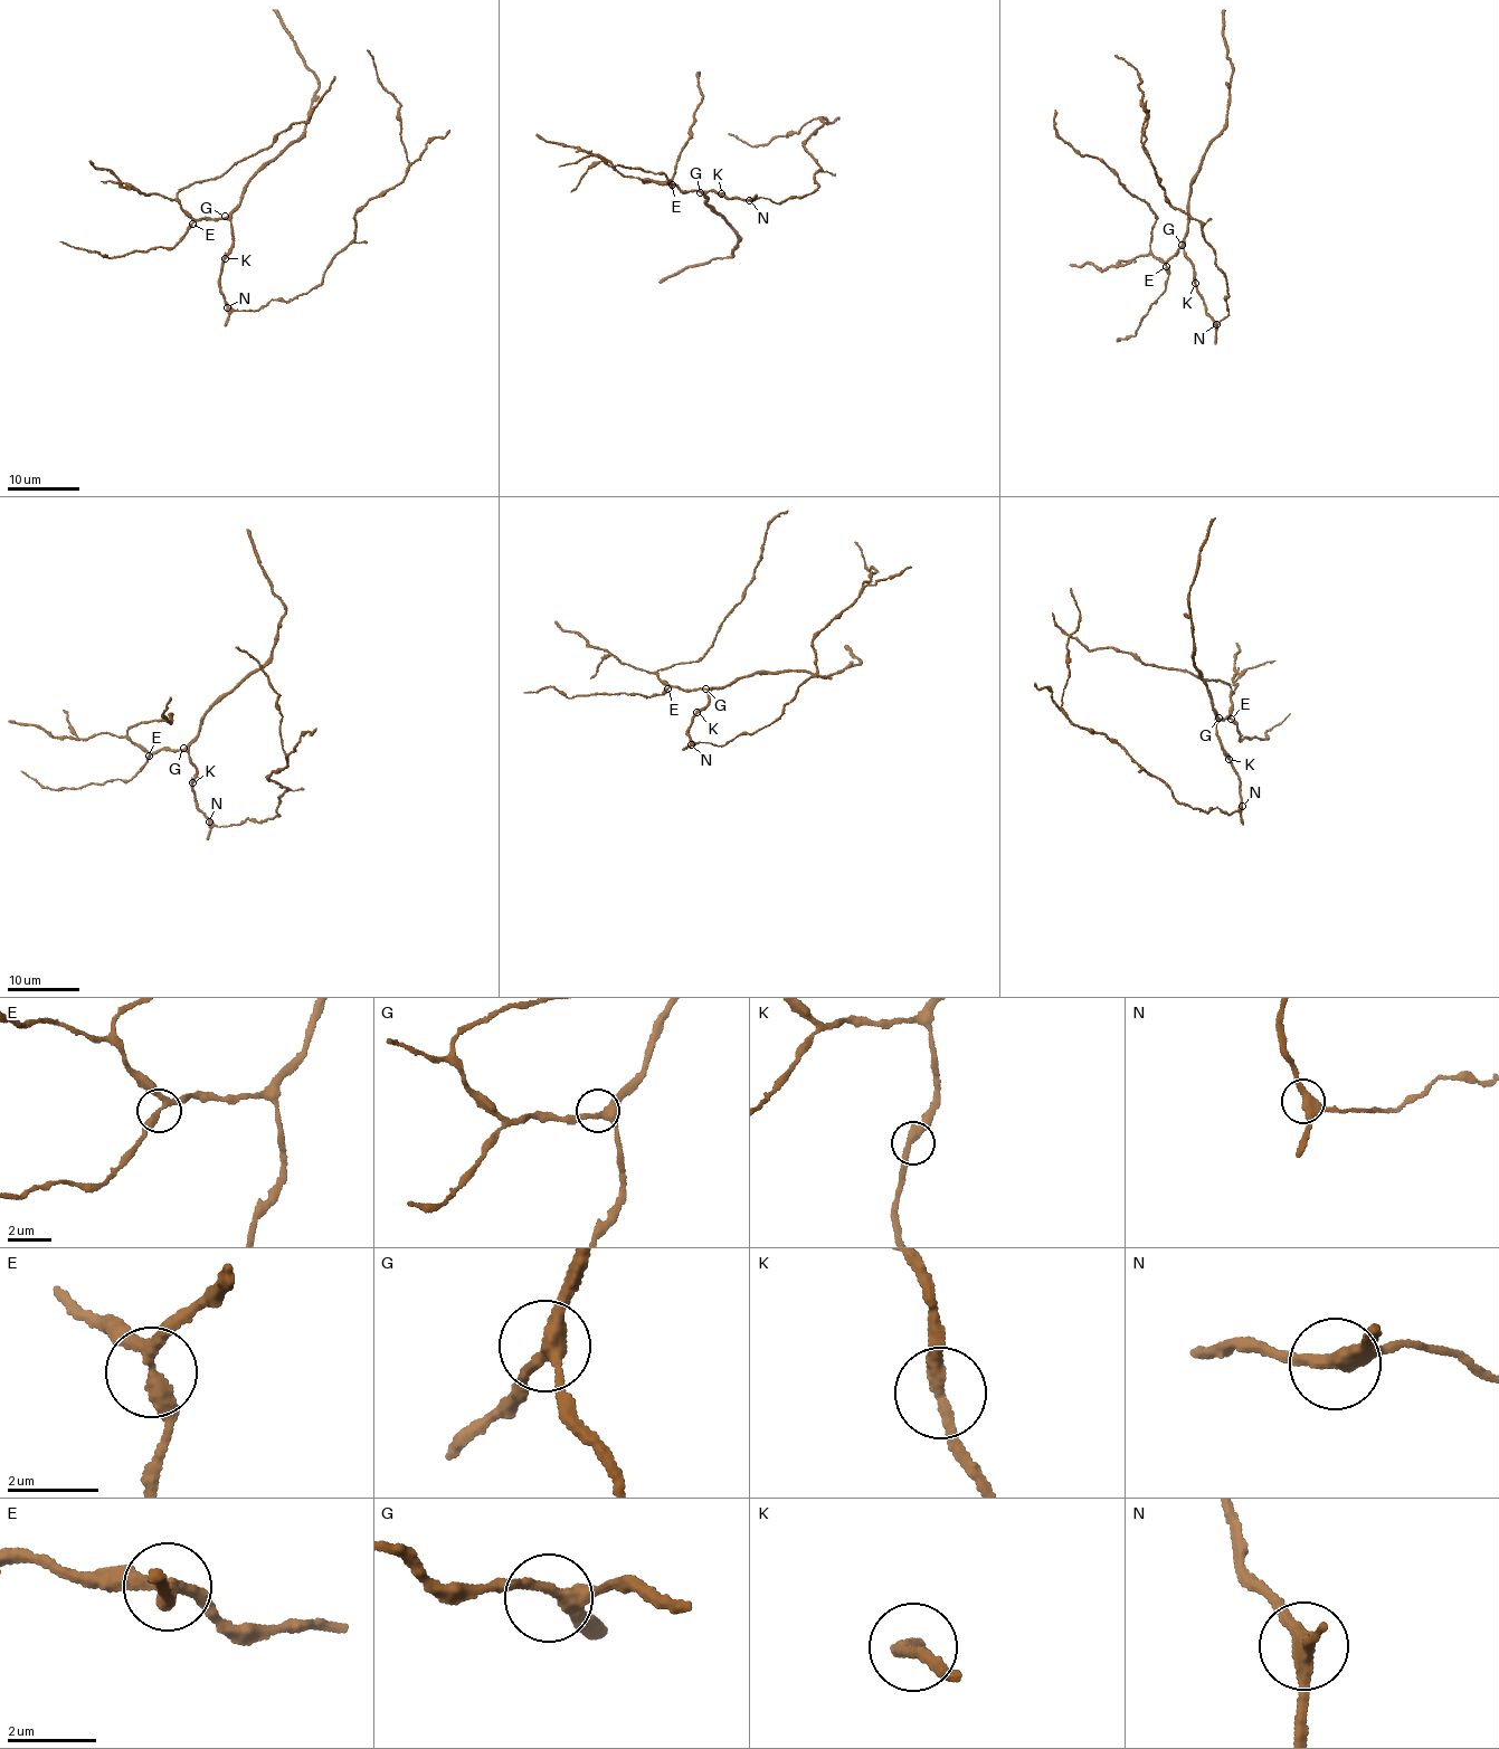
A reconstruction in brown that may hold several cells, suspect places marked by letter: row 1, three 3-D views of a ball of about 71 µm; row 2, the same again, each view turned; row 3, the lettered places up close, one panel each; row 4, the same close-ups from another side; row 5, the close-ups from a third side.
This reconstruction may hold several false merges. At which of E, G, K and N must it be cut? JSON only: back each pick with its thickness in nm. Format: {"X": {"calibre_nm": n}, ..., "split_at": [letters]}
{"split_at": []}

